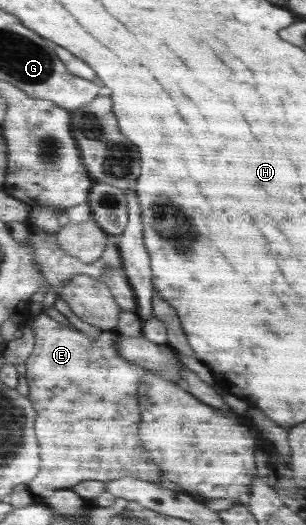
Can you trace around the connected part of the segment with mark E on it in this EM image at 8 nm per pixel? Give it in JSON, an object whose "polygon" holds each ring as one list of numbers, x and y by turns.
{"polygon":[[44,314,36,316,33,323,34,348,22,366,26,371,28,397,40,419,36,420,36,433,40,433,40,457,44,457,44,469,36,481,28,485,32,493,44,493,46,489,72,488,80,481,96,479,110,482,122,477,140,477,140,480,158,485,163,478,159,465,148,461,148,453,138,439,140,423,139,389,142,387,144,370,122,358,116,345,117,332,103,330,92,339,84,335,72,323,64,325]]}

